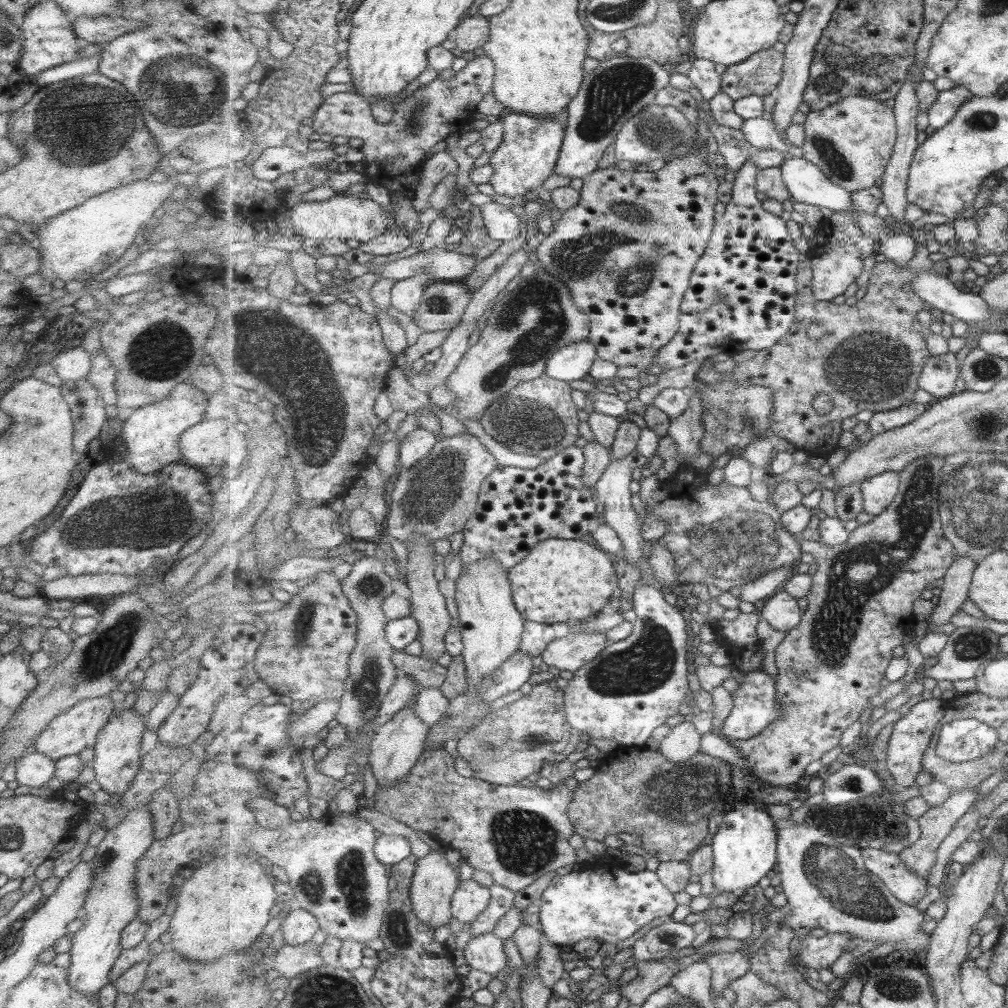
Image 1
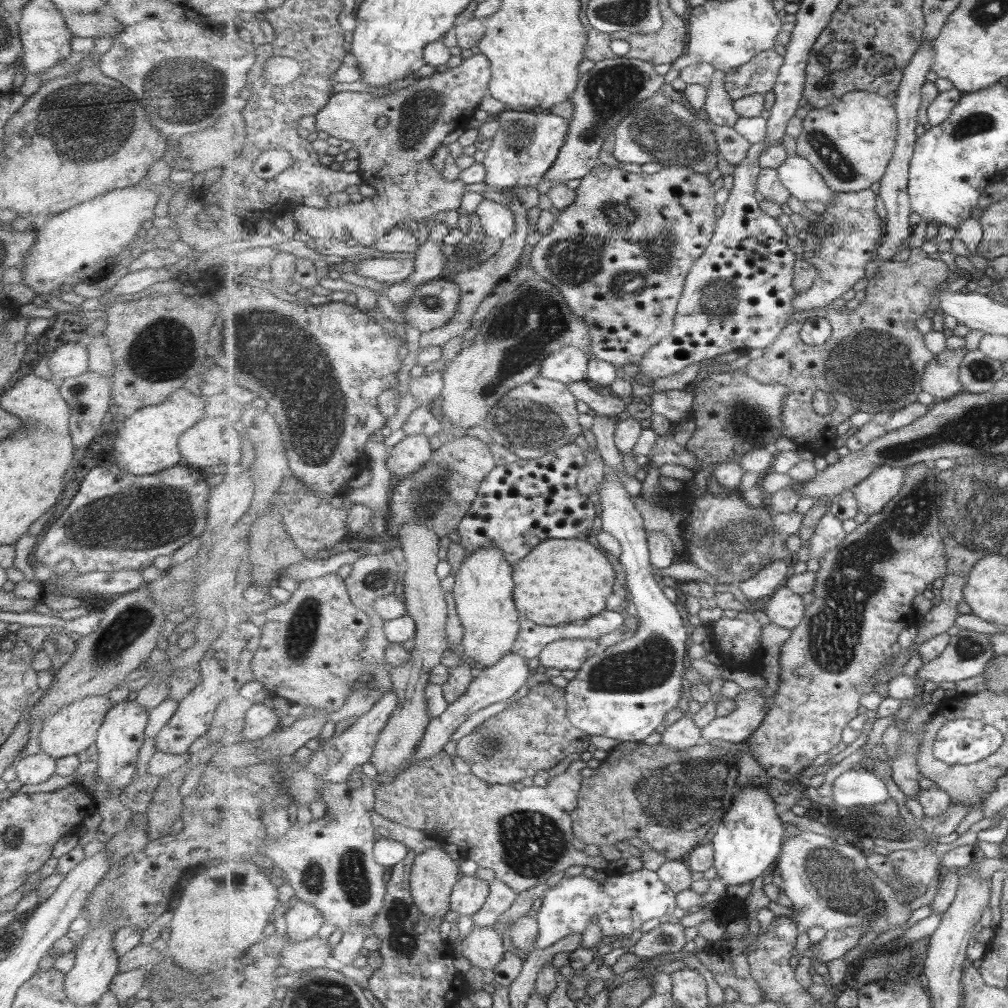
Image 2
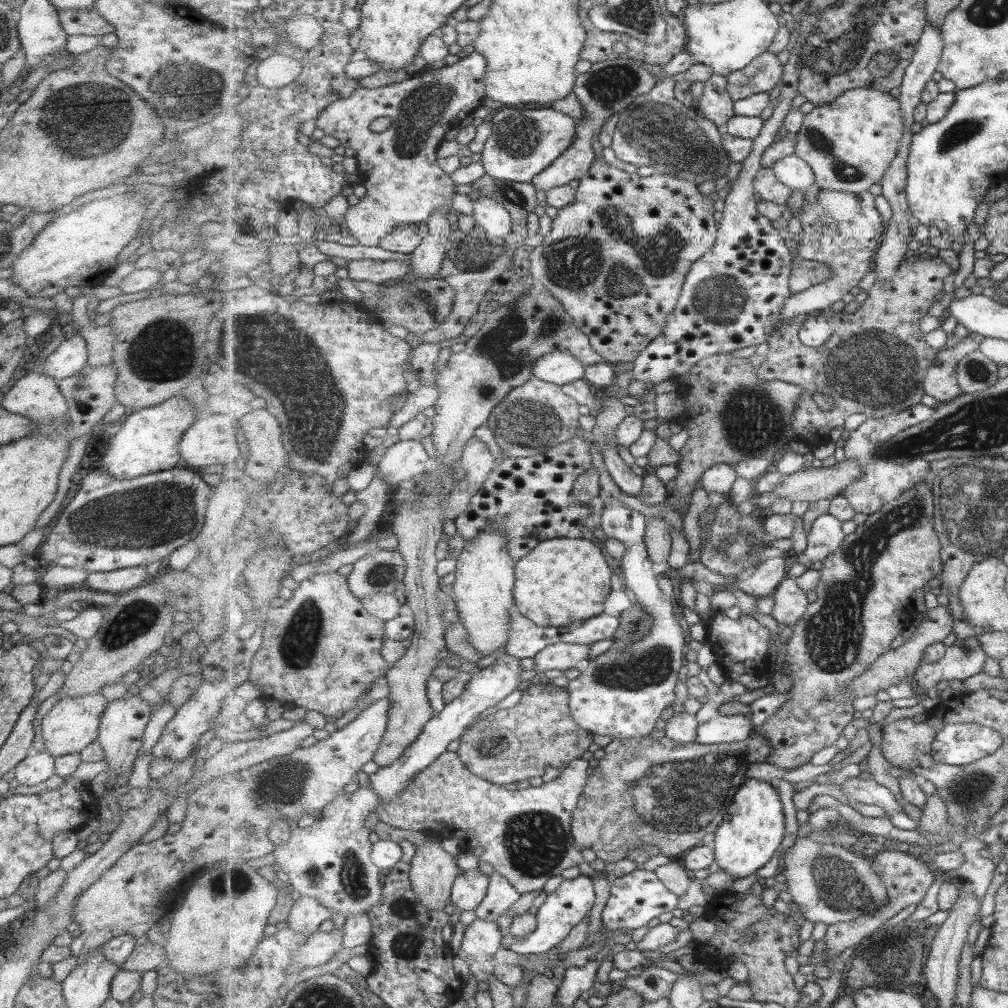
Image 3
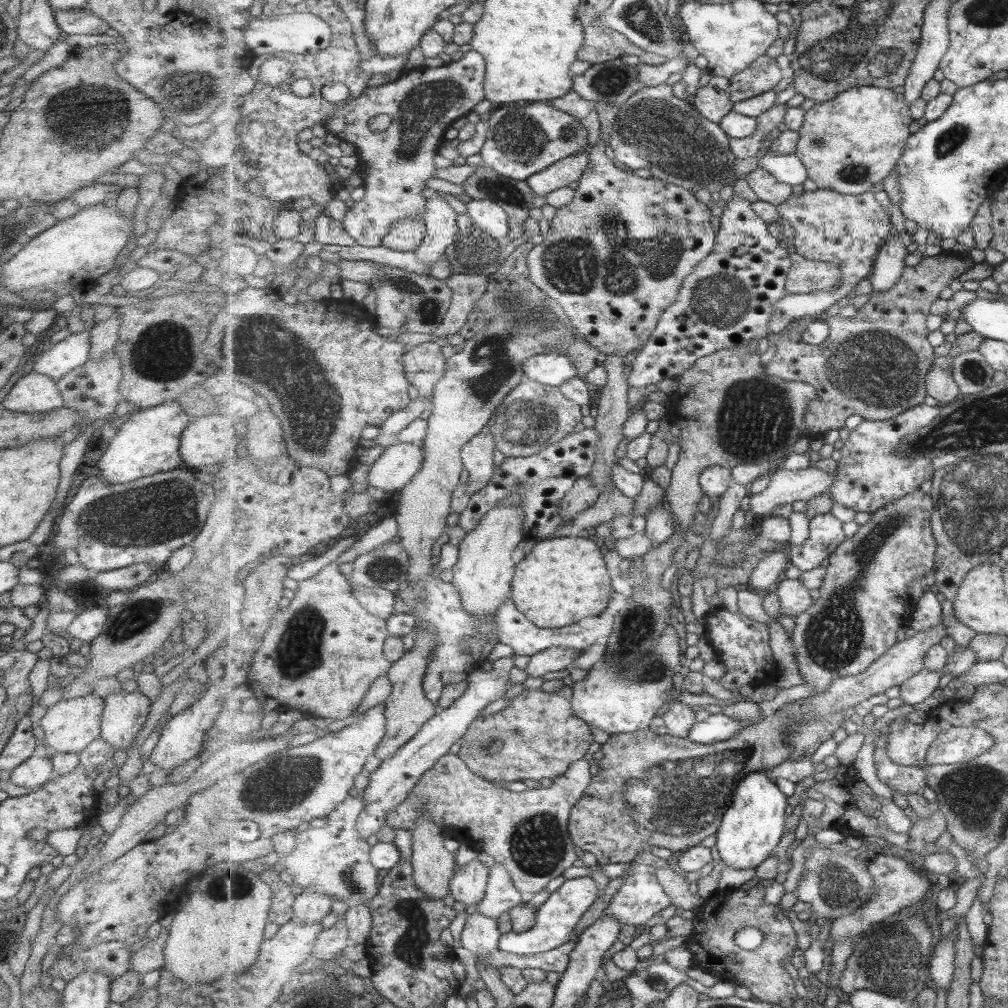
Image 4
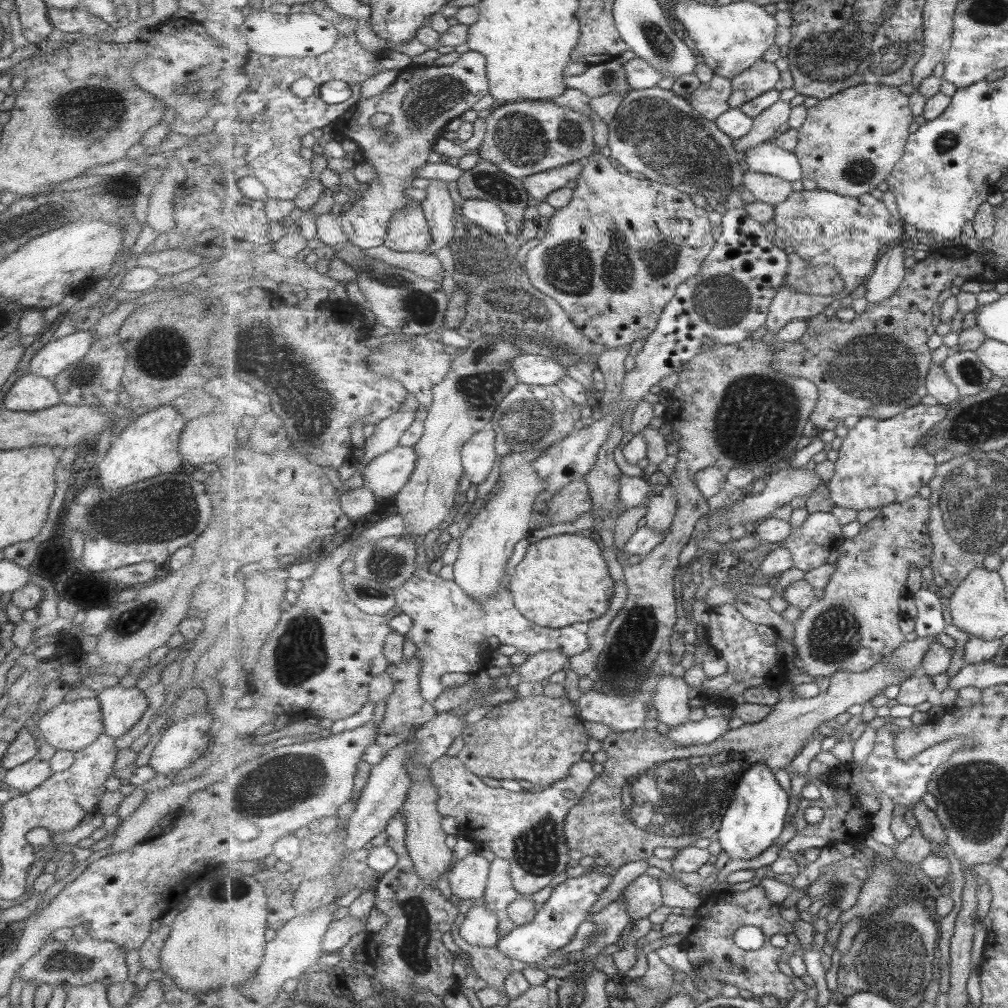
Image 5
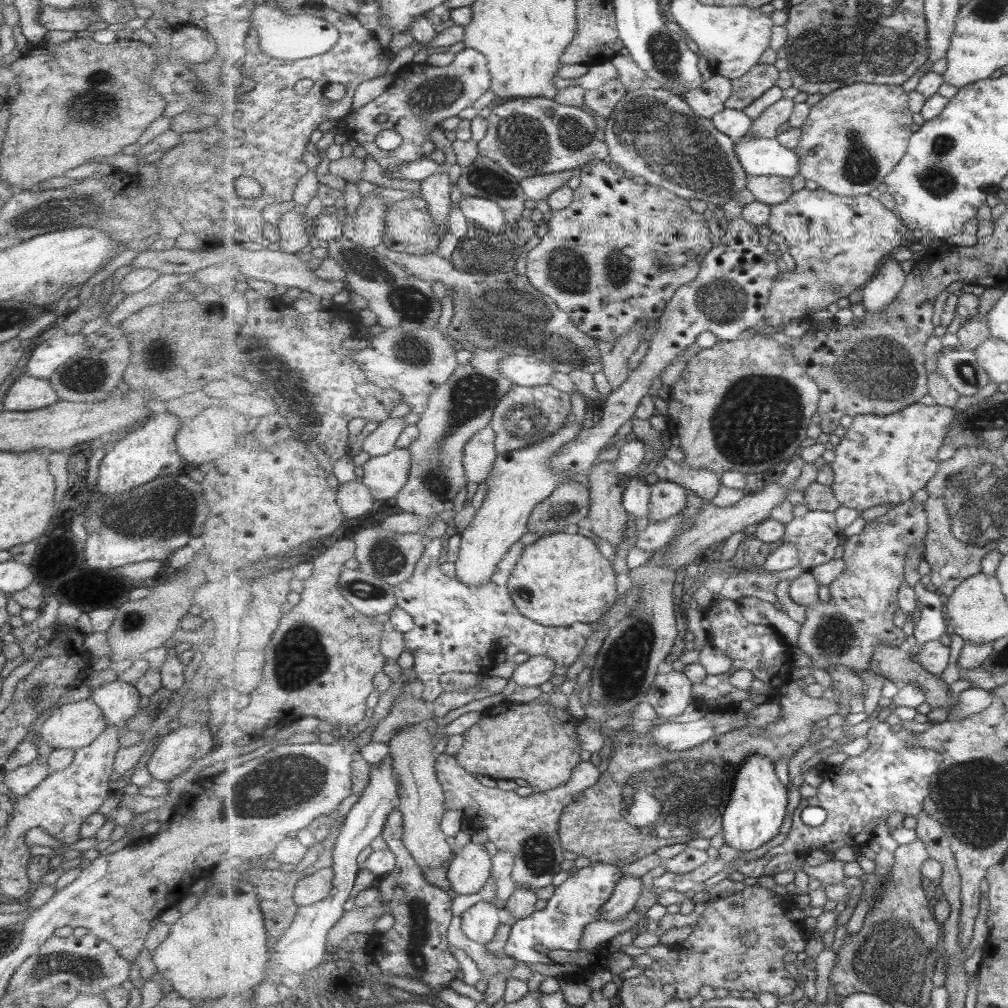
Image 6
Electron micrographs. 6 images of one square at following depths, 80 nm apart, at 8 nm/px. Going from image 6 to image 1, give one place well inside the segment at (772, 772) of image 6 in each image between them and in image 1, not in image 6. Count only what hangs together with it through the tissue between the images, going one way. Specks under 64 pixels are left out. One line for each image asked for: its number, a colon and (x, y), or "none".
1: (746, 844)
2: (751, 836)
3: (755, 827)
4: (754, 825)
5: (754, 821)

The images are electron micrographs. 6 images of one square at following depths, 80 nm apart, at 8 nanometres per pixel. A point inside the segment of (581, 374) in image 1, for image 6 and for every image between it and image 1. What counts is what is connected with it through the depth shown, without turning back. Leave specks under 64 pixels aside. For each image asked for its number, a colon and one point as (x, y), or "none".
2: (568, 364)
3: (560, 367)
4: (551, 369)
5: (539, 370)
6: (528, 371)

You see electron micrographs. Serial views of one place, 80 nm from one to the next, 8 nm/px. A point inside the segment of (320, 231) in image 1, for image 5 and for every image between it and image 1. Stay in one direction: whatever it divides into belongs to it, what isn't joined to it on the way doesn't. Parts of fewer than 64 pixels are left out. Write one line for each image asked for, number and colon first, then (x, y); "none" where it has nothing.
2: (398, 161)
3: (405, 181)
4: (424, 102)
5: (421, 102)

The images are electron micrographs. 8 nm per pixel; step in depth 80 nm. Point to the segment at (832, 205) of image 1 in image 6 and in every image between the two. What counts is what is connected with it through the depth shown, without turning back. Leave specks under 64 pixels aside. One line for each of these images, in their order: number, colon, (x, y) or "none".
2: (806, 183)
3: (793, 171)
4: (788, 168)
5: (768, 158)
6: (760, 156)

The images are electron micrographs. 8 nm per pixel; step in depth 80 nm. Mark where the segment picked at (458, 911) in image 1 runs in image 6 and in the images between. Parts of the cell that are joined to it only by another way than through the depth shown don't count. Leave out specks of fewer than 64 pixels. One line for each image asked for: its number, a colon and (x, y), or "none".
2: (469, 895)
3: (470, 889)
4: (468, 885)
5: (468, 878)
6: (468, 871)

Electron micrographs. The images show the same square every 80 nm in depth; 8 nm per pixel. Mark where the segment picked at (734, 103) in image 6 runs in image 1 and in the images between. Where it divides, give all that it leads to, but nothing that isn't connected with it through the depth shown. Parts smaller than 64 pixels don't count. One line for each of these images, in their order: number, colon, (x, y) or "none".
1: (762, 74)
2: (760, 76)
3: (764, 74)
4: (765, 74)
5: (763, 76)

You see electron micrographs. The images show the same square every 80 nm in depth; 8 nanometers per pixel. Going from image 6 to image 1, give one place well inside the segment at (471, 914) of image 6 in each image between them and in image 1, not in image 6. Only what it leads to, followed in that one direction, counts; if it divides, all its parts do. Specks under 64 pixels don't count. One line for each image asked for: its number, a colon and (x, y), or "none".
1: (486, 952)
2: (483, 946)
3: (482, 938)
4: (481, 935)
5: (480, 928)

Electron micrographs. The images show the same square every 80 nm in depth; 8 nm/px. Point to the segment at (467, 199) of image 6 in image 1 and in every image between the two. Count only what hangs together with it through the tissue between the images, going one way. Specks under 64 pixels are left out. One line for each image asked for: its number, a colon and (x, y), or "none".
1: (501, 223)
2: (498, 220)
3: (492, 217)
4: (487, 216)
5: (485, 214)

